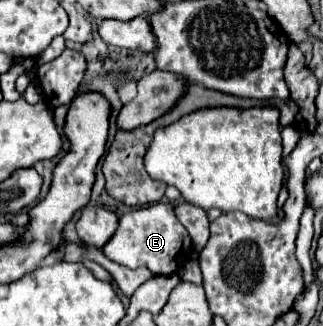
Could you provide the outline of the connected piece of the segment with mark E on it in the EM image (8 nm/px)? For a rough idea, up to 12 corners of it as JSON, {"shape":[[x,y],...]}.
{"shape":[[172,204],[124,214],[106,258],[168,276],[192,240]]}

